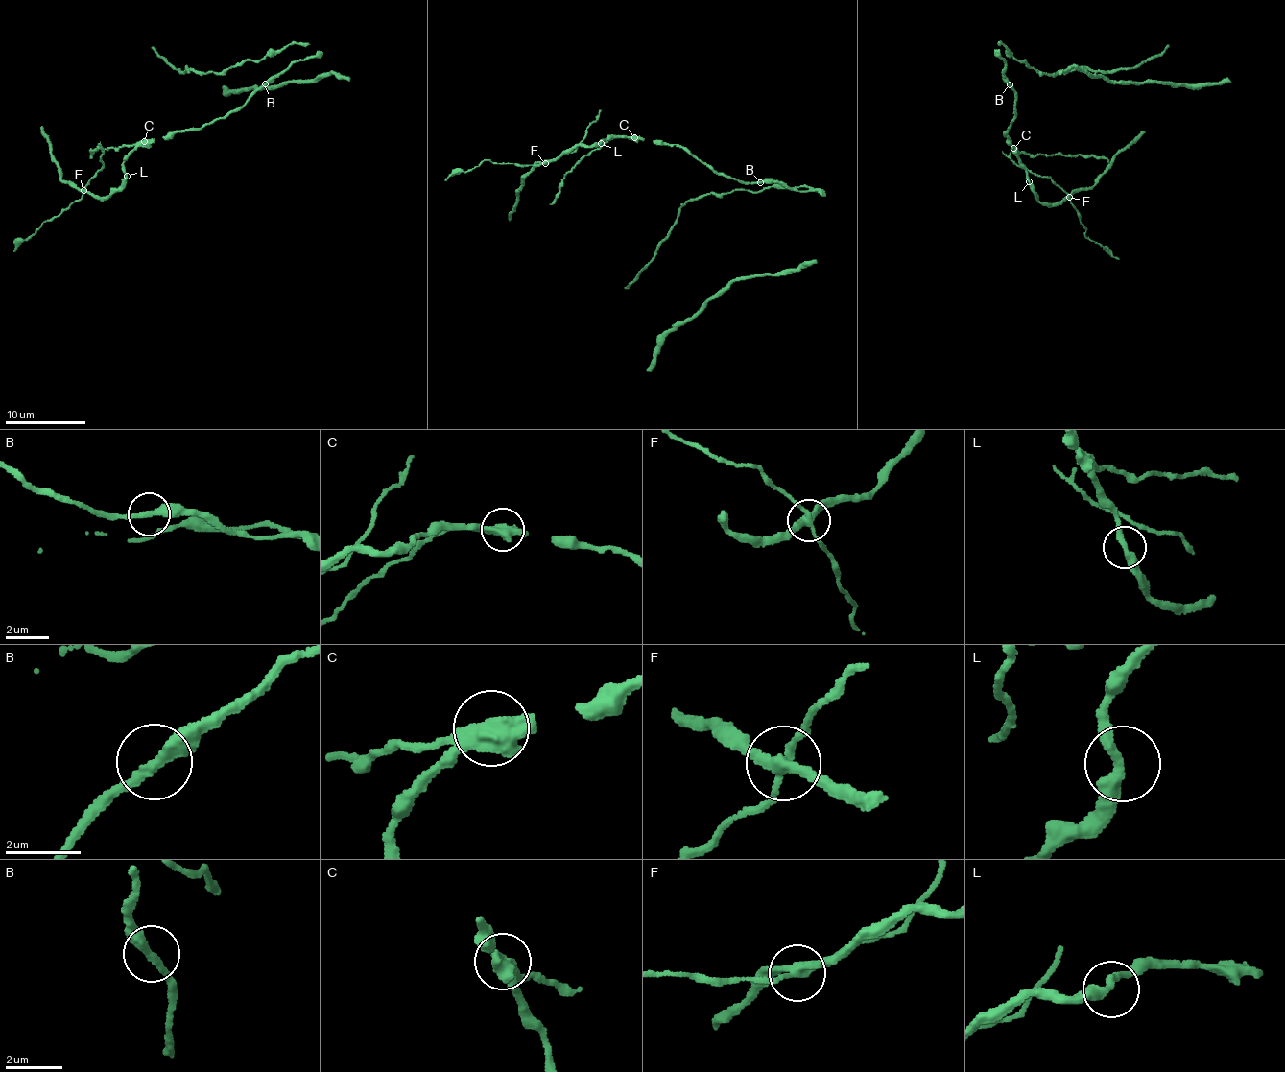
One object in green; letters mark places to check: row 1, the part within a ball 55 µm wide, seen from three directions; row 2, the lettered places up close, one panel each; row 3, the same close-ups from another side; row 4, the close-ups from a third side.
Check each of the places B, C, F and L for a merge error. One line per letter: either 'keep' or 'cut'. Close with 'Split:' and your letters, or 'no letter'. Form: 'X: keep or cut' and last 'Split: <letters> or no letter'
B: keep
C: cut
F: cut
L: keep
Split: C, F

